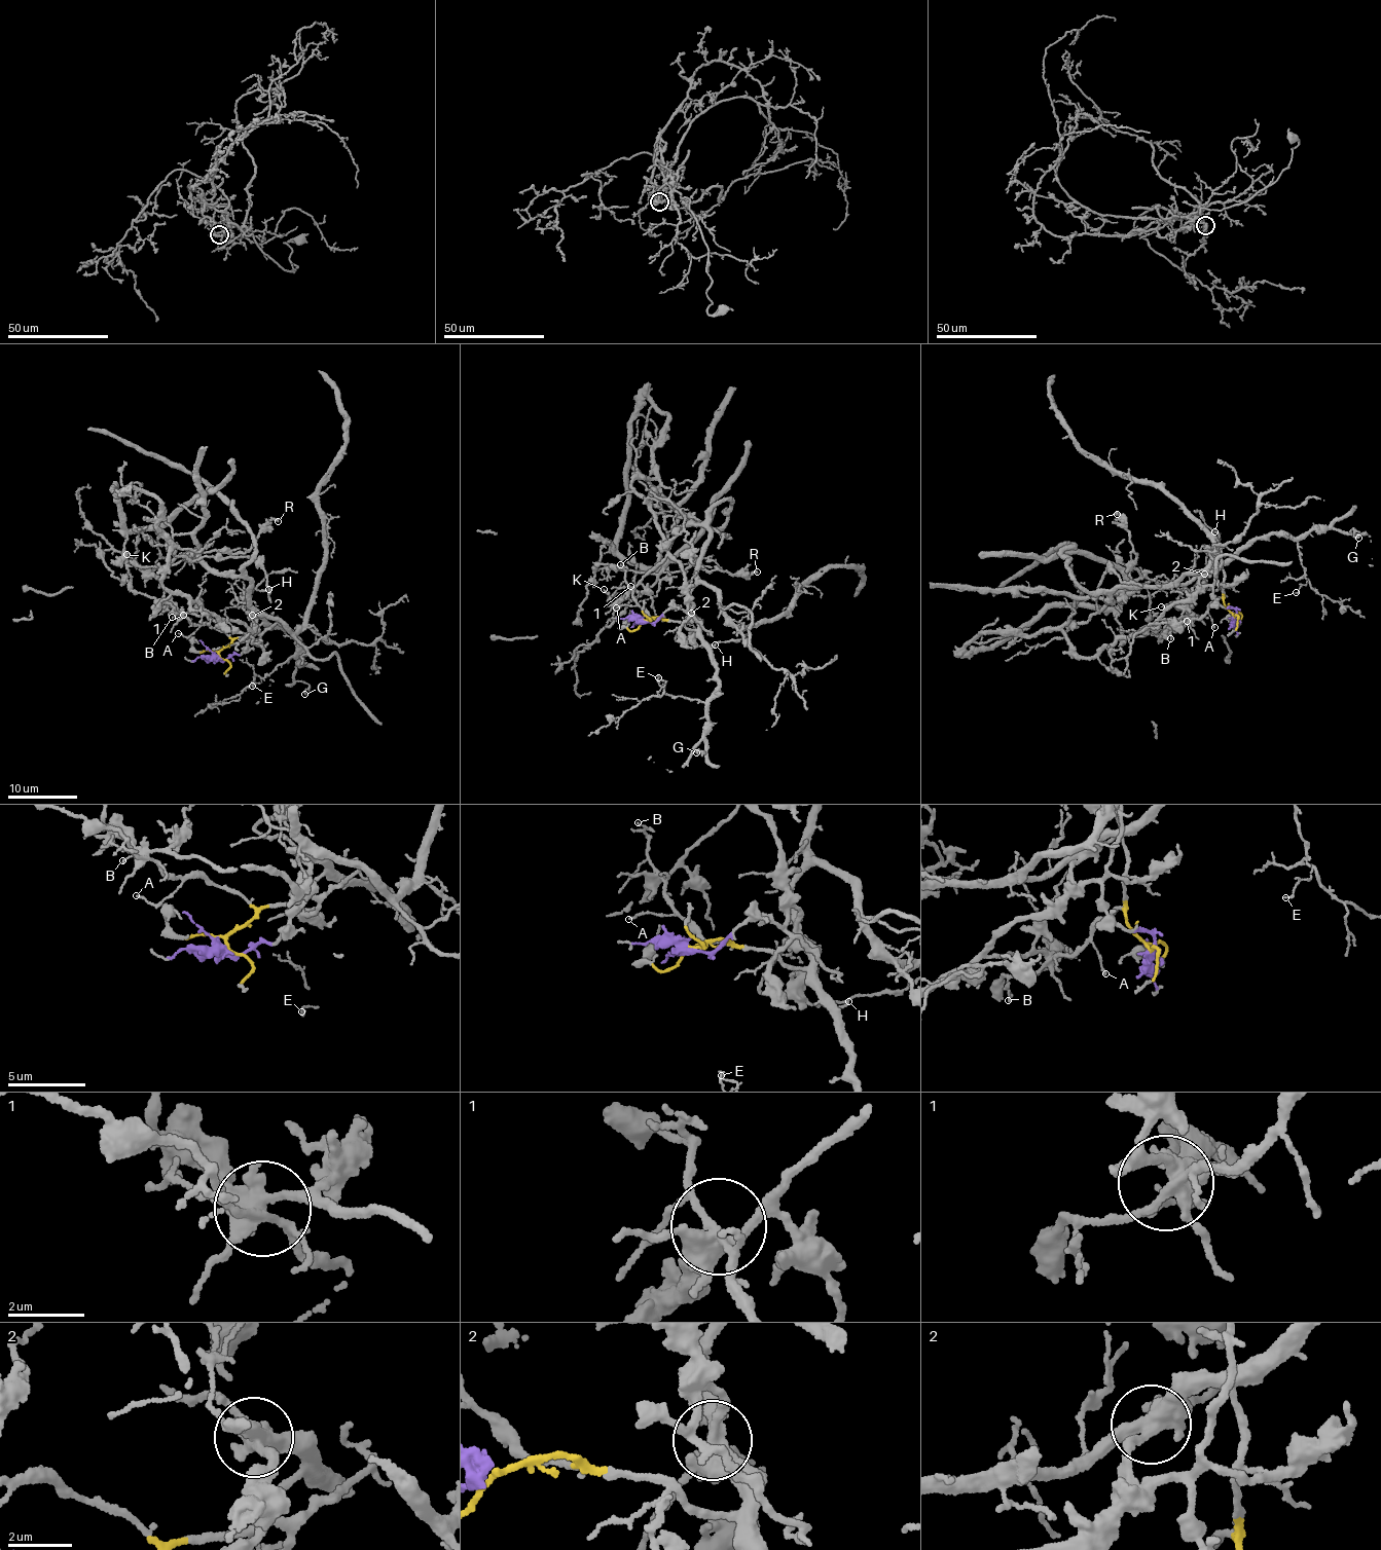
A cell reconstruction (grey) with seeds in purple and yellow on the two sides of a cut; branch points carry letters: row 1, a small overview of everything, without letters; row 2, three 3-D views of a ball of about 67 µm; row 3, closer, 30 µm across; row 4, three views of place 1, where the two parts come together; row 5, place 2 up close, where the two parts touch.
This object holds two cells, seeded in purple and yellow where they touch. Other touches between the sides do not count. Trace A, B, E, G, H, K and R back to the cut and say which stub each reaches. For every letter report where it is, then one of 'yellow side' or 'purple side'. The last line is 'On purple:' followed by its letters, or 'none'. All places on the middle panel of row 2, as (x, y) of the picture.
A: at (616, 607); yellow side
B: at (620, 564); yellow side
E: at (658, 677); yellow side
G: at (696, 752); yellow side
H: at (715, 644); purple side
K: at (604, 589); purple side
R: at (757, 571); purple side
On purple: H, K, R

